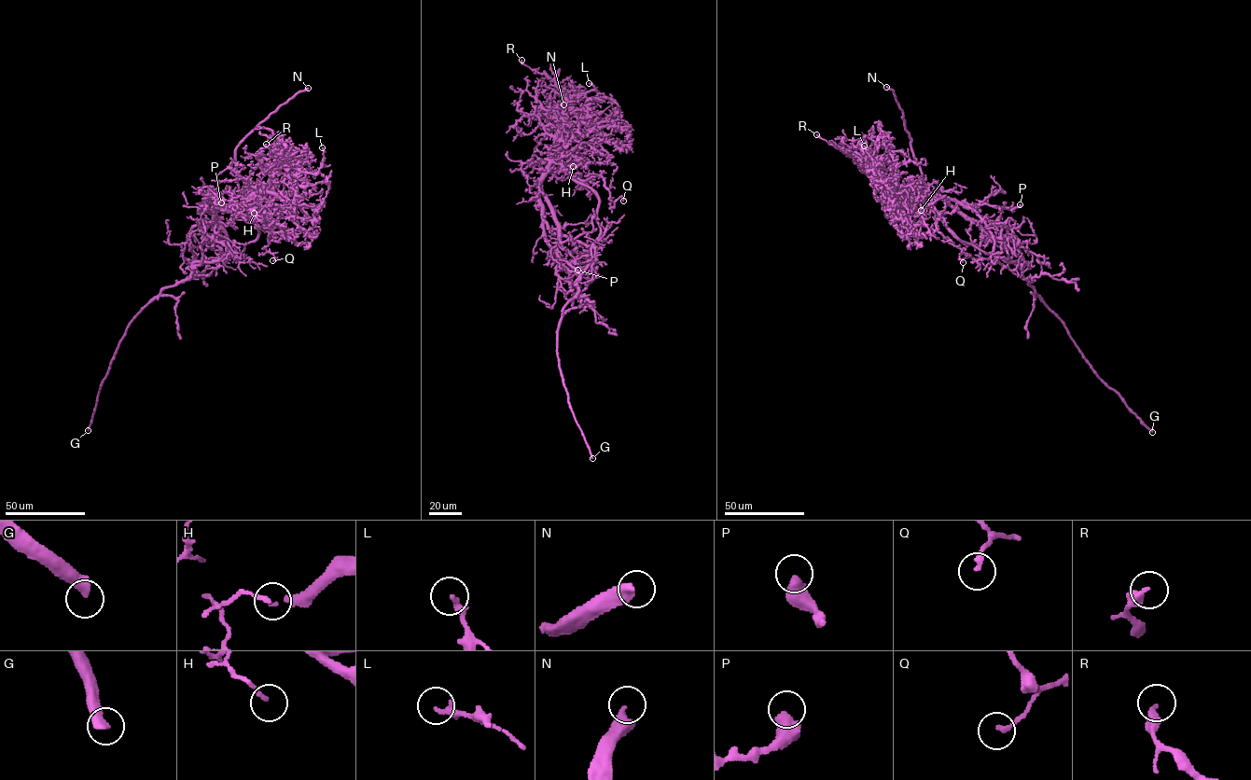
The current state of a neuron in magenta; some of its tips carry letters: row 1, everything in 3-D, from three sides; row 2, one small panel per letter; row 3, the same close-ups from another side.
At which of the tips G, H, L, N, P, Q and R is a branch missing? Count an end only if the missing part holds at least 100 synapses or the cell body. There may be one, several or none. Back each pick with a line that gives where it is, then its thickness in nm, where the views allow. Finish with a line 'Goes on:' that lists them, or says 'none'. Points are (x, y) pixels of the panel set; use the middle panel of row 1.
G: at (592, 458); 440 nm thick
N: at (563, 104); 400 nm thick
Goes on: G, N

